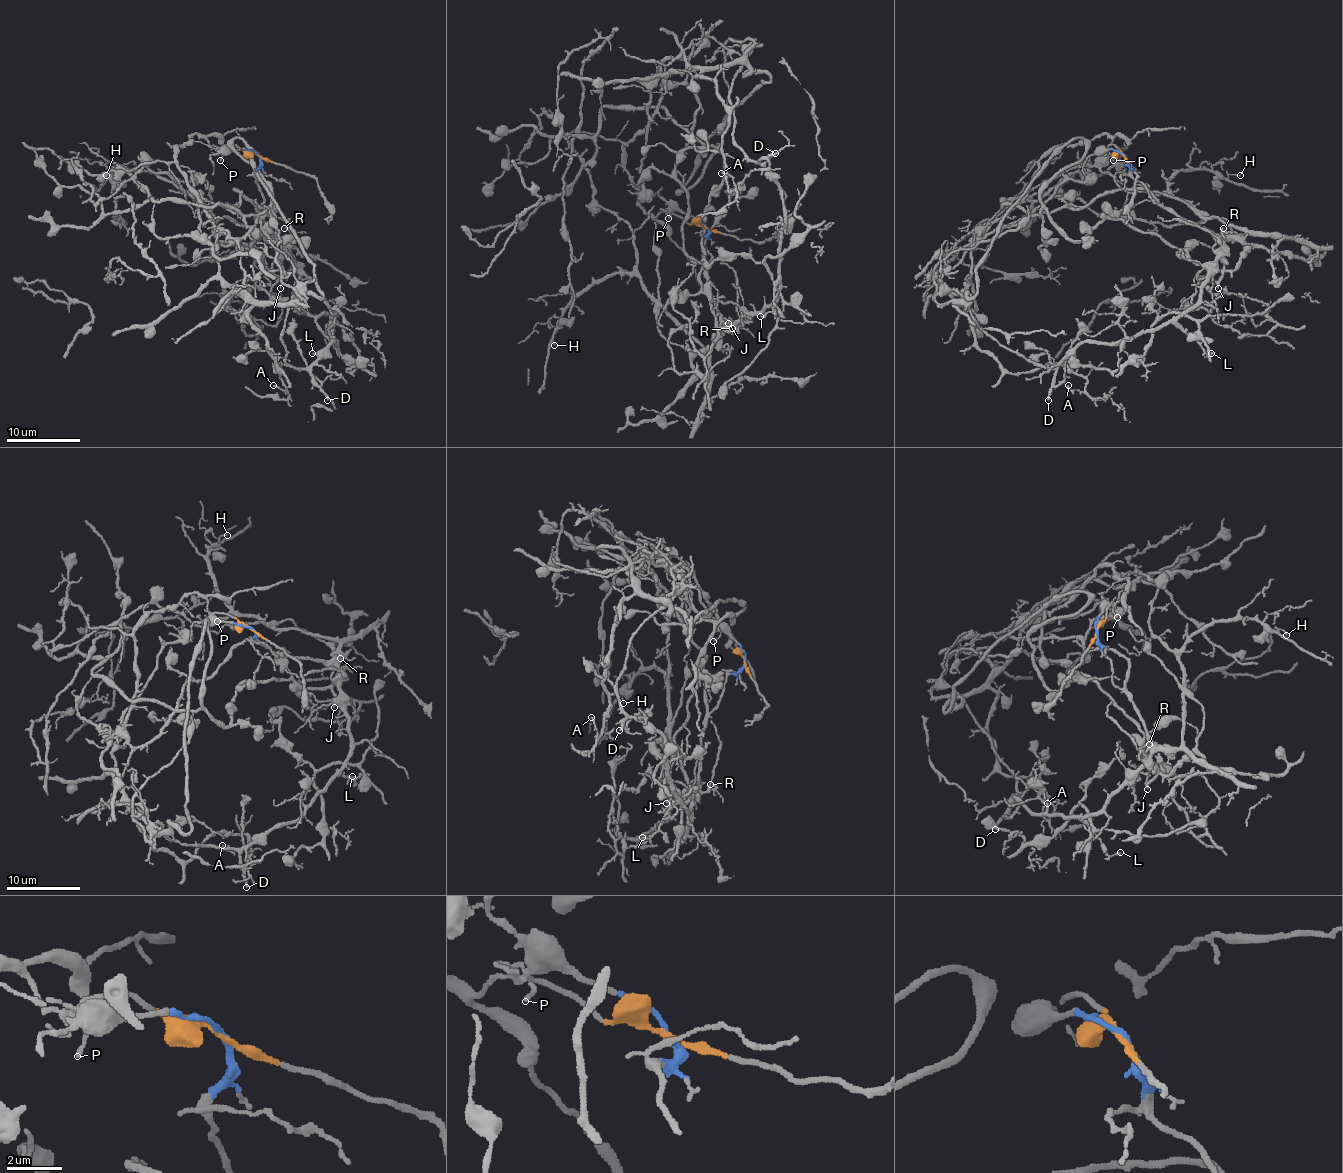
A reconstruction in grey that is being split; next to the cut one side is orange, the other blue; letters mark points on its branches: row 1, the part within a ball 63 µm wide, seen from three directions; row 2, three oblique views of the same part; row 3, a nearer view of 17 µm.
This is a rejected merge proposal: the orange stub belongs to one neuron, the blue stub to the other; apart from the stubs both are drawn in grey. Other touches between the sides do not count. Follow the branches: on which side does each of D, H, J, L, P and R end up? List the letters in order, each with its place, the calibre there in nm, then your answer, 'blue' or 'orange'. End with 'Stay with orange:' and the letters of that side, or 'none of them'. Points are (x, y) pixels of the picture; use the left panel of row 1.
D: place (327, 400); calibre 200 nm; blue
H: place (106, 175); calibre 100 nm; blue
J: place (280, 288); calibre 180 nm; blue
L: place (312, 353); calibre 220 nm; blue
P: place (220, 160); calibre 130 nm; orange
R: place (284, 228); calibre 70 nm; blue
Stay with orange: P

